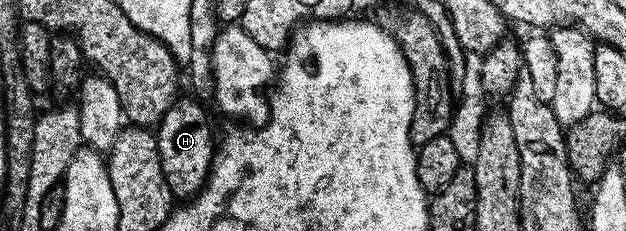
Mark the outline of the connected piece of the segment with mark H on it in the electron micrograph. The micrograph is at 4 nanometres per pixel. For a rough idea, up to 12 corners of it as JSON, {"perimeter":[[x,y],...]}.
{"perimeter":[[181,96],[155,126],[173,198],[191,199],[212,170],[208,113]]}

